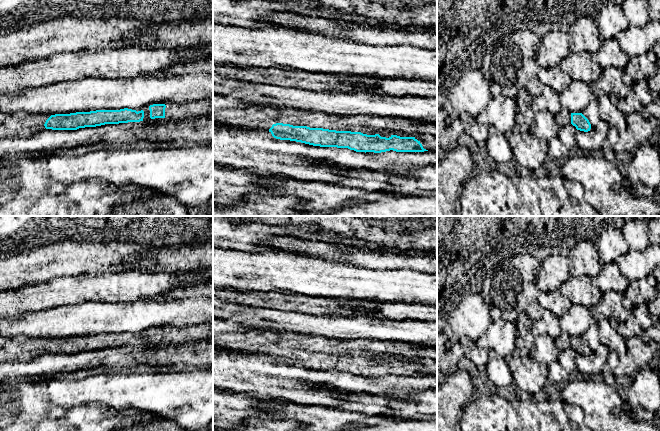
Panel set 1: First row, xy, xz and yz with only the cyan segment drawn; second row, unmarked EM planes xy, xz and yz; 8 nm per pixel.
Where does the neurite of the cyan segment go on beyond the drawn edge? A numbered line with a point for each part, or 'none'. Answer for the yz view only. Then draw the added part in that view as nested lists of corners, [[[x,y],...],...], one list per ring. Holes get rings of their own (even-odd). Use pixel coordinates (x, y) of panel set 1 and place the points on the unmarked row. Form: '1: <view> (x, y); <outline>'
1: yz (563, 342); [[[562,332],[554,341],[560,351],[571,348],[571,336],[566,332]]]

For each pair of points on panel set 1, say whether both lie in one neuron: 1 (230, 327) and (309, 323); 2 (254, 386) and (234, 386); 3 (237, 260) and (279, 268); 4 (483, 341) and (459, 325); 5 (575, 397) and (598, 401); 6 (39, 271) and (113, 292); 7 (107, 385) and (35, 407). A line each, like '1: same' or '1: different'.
1: different
2: same
3: same
4: different
5: same
6: different
7: same

